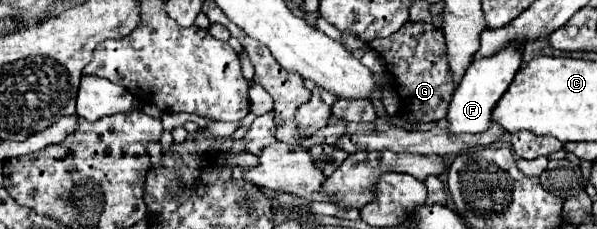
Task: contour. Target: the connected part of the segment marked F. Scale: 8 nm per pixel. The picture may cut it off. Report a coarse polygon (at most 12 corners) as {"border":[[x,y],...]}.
{"border":[[521,51],[471,63],[453,93],[449,133],[483,133]]}

